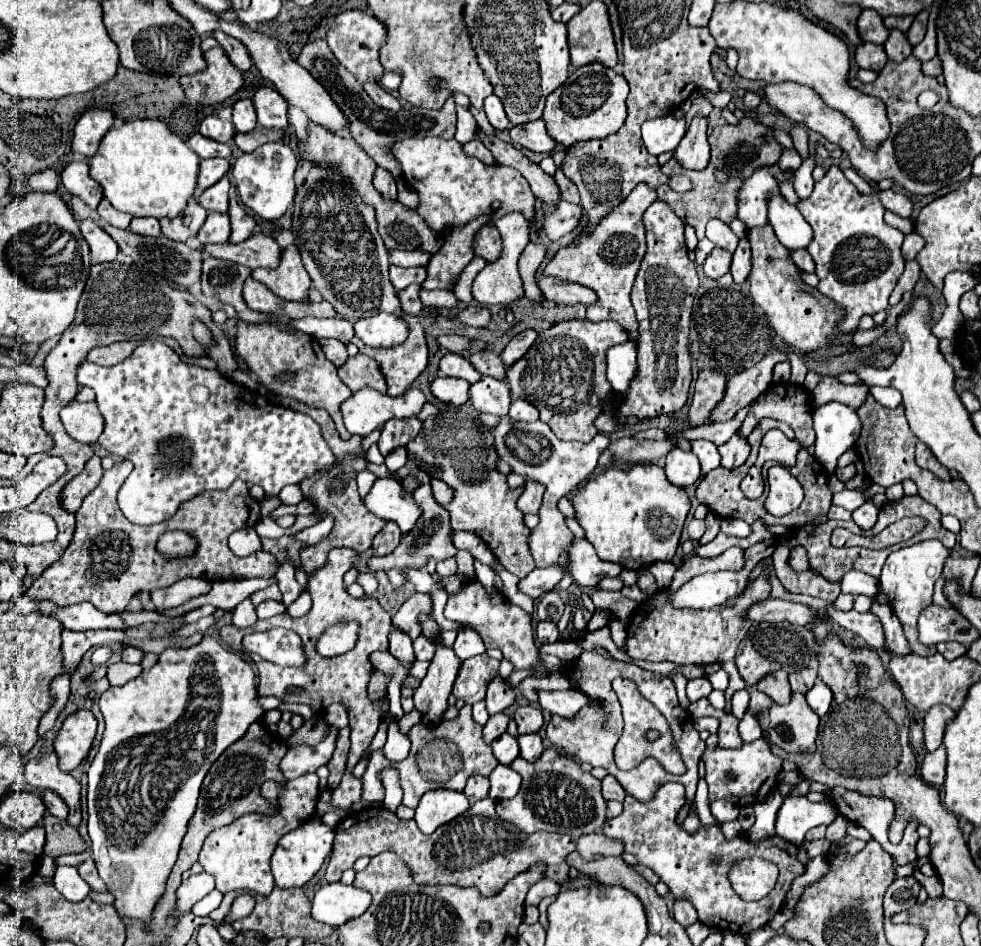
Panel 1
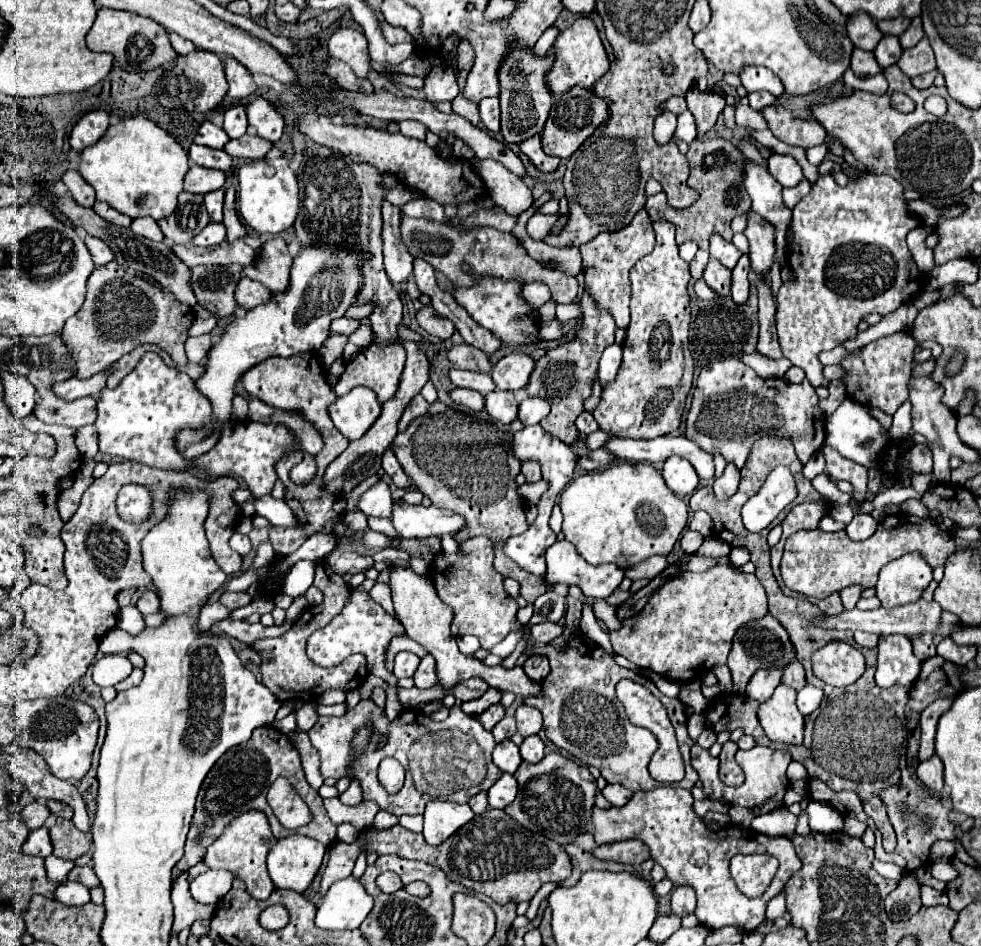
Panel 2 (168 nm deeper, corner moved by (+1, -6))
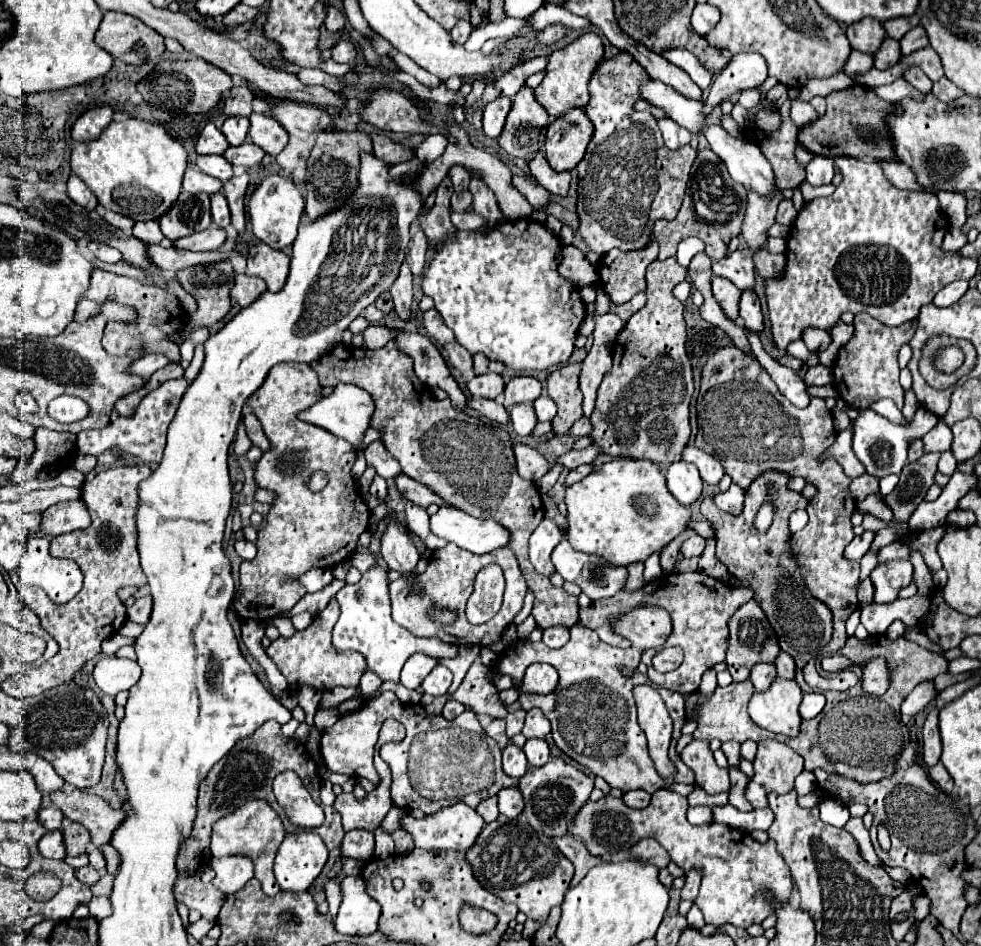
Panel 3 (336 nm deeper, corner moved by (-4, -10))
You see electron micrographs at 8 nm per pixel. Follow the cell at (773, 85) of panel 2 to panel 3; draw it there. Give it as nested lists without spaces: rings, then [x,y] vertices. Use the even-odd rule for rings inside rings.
[[[739,54],[715,76],[709,96],[701,102],[703,116],[709,118],[713,108],[717,108],[725,98],[731,98],[737,92],[755,88],[767,78],[767,64],[759,54]]]

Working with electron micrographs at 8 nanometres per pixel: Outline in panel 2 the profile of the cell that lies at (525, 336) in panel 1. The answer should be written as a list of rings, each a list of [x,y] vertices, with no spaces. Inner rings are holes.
[[[512,352],[504,356],[492,370],[492,378],[498,386],[498,390],[522,390],[526,388],[530,374],[534,370],[534,360],[528,354]]]

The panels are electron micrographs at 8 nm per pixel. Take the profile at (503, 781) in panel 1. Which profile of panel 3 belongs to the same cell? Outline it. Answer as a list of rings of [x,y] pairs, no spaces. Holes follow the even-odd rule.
[[[501,788],[499,794],[499,812],[505,818],[517,818],[523,810],[523,796],[519,792],[519,788]]]

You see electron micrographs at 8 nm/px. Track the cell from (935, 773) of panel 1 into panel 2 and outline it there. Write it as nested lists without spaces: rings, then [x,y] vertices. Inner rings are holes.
[[[932,756],[930,760],[920,762],[918,768],[916,768],[916,774],[928,790],[942,792],[942,788],[944,788],[944,768],[942,768],[942,760],[938,756]]]

